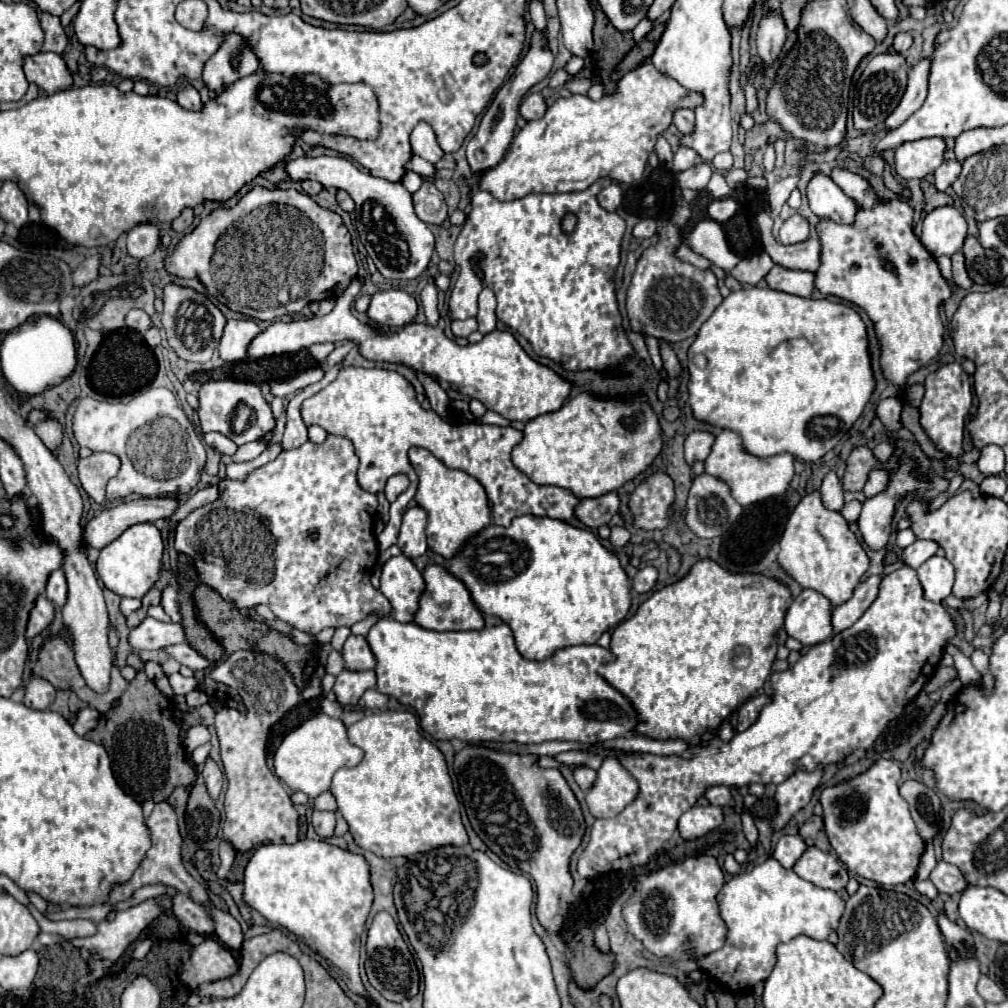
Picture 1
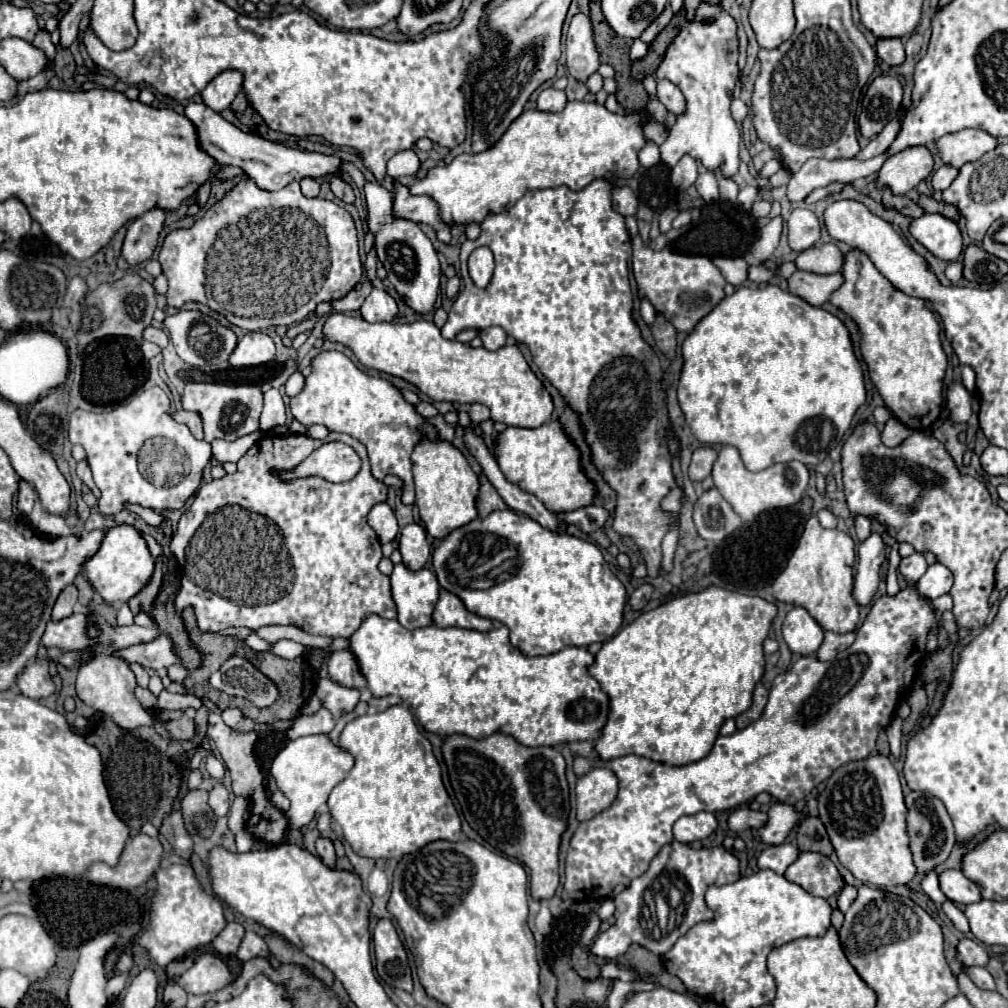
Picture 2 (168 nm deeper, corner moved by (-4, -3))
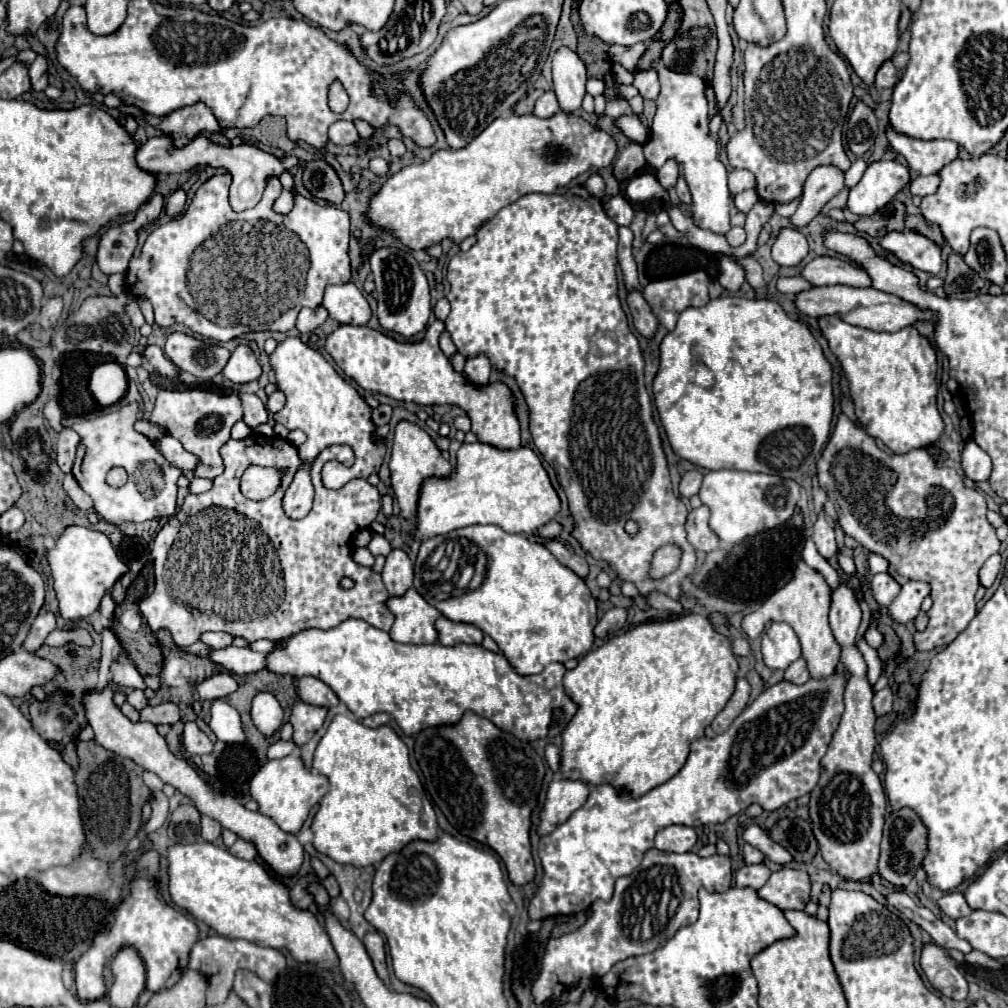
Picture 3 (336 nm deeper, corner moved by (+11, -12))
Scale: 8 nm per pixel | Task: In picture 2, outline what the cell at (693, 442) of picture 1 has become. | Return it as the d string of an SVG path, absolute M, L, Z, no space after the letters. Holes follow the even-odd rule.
M699 448L697 452L693 452L693 460L689 466L689 478L691 480L703 480L711 474L711 468L717 460L717 452L713 448Z

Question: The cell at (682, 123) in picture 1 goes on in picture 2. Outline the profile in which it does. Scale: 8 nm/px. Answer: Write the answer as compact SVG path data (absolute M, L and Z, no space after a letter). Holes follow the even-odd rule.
M657 80L657 98L671 110L673 114L681 114L685 110L685 98L681 90L669 80Z

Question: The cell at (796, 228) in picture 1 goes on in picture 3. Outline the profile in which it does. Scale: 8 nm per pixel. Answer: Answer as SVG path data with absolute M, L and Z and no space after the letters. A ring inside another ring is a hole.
M782 227L774 245L772 259L778 265L798 265L808 255L808 241L796 227Z

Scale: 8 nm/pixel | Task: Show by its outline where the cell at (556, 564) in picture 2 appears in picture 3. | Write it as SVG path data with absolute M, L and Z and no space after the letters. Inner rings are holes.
M470 525L464 529L456 529L452 533L446 533L444 537L430 537L420 545L418 551L418 559L414 565L414 587L416 591L434 607L438 609L444 617L448 617L450 621L462 621L462 623L472 623L478 629L482 629L486 635L490 635L496 645L500 647L500 651L508 657L508 661L512 661L512 665L516 665L518 673L524 675L532 675L532 673L540 673L540 669L544 669L550 661L568 661L568 659L578 659L584 657L594 643L594 627L598 623L598 601L592 597L586 581L576 575L570 567L564 567L562 563L556 561L556 557L542 545L530 543L524 535L516 535L516 533L506 533L504 529L500 529L498 525Z

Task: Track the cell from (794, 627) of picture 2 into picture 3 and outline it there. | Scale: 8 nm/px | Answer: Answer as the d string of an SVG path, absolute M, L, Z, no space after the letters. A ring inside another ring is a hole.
M772 623L762 637L764 663L770 669L786 669L800 655L800 641L788 623Z

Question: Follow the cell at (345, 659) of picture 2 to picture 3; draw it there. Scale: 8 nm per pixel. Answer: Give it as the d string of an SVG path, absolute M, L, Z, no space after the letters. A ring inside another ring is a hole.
M302 677L298 683L298 691L300 691L300 699L308 701L312 705L322 705L322 707L334 707L340 703L338 695L318 677Z

